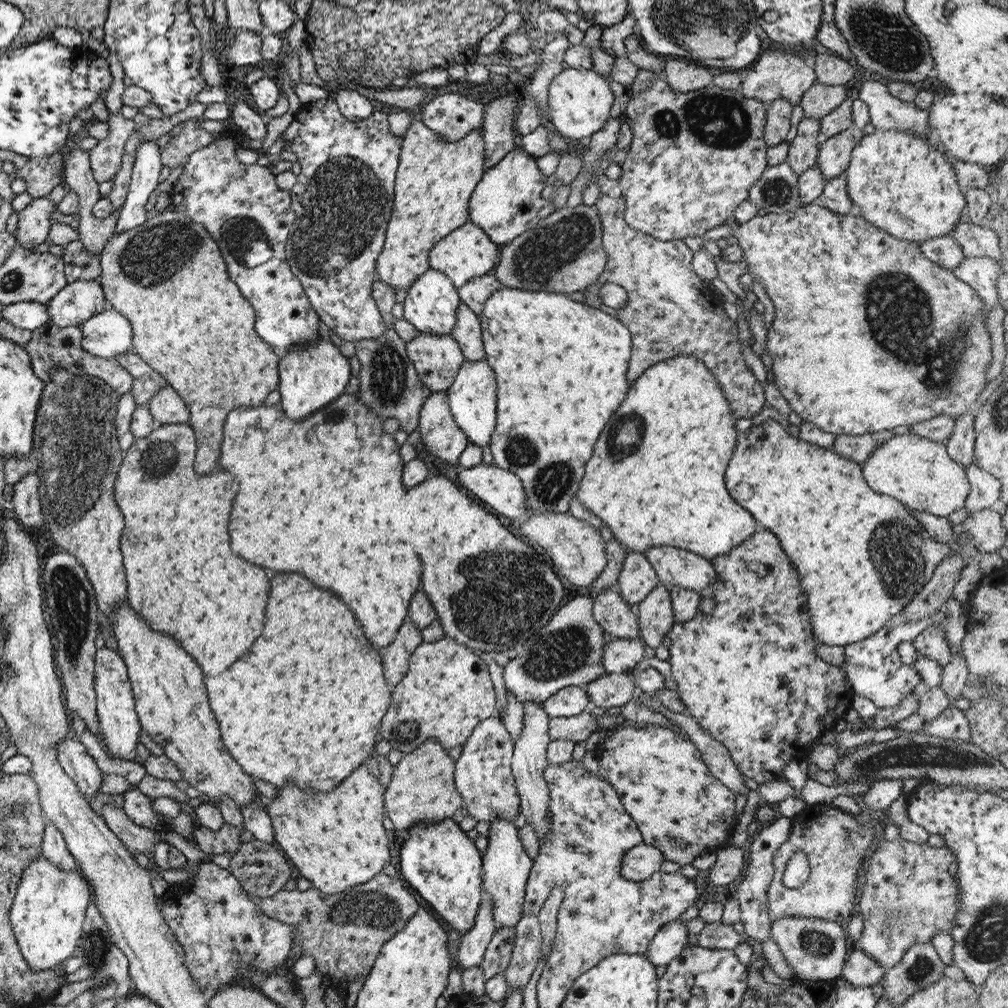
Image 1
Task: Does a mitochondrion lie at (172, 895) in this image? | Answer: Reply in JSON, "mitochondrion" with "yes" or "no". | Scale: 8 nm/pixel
{"mitochondrion":"no"}

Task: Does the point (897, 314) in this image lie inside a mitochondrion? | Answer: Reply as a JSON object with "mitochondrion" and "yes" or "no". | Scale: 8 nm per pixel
{"mitochondrion":"yes"}

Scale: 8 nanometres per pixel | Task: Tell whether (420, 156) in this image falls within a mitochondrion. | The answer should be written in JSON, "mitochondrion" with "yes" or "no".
{"mitochondrion":"no"}

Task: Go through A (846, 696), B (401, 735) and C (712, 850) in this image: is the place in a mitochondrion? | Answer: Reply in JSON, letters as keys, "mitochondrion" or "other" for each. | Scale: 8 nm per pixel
{"A":"other","B":"mitochondrion","C":"other"}

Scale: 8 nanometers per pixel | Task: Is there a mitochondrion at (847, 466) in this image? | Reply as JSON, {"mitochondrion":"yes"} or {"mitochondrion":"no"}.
{"mitochondrion":"no"}

